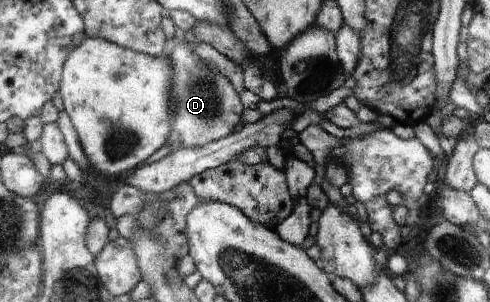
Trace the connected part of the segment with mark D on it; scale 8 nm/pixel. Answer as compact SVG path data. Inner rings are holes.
M175 38L171 54L175 70L173 83L173 128L170 143L174 149L204 147L231 135L232 128L242 120L242 102L232 90L232 84L211 64L195 54L195 46Z

